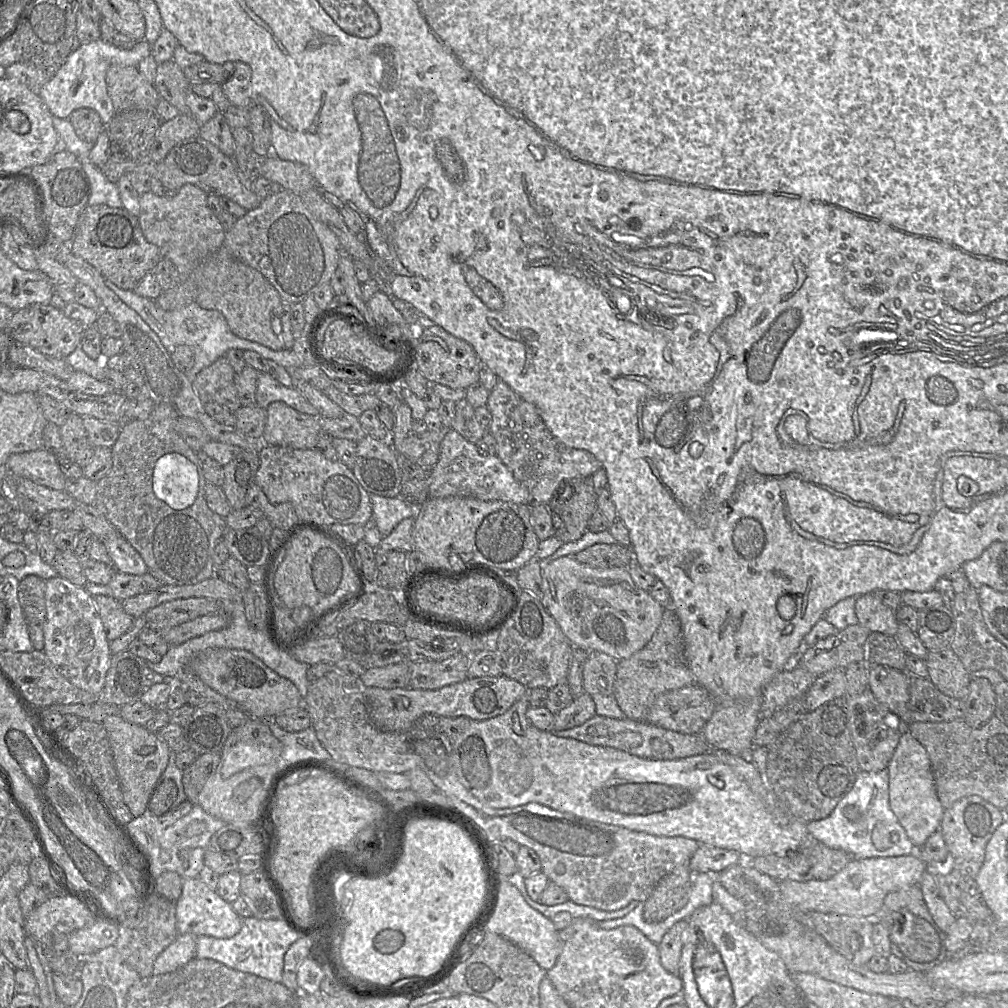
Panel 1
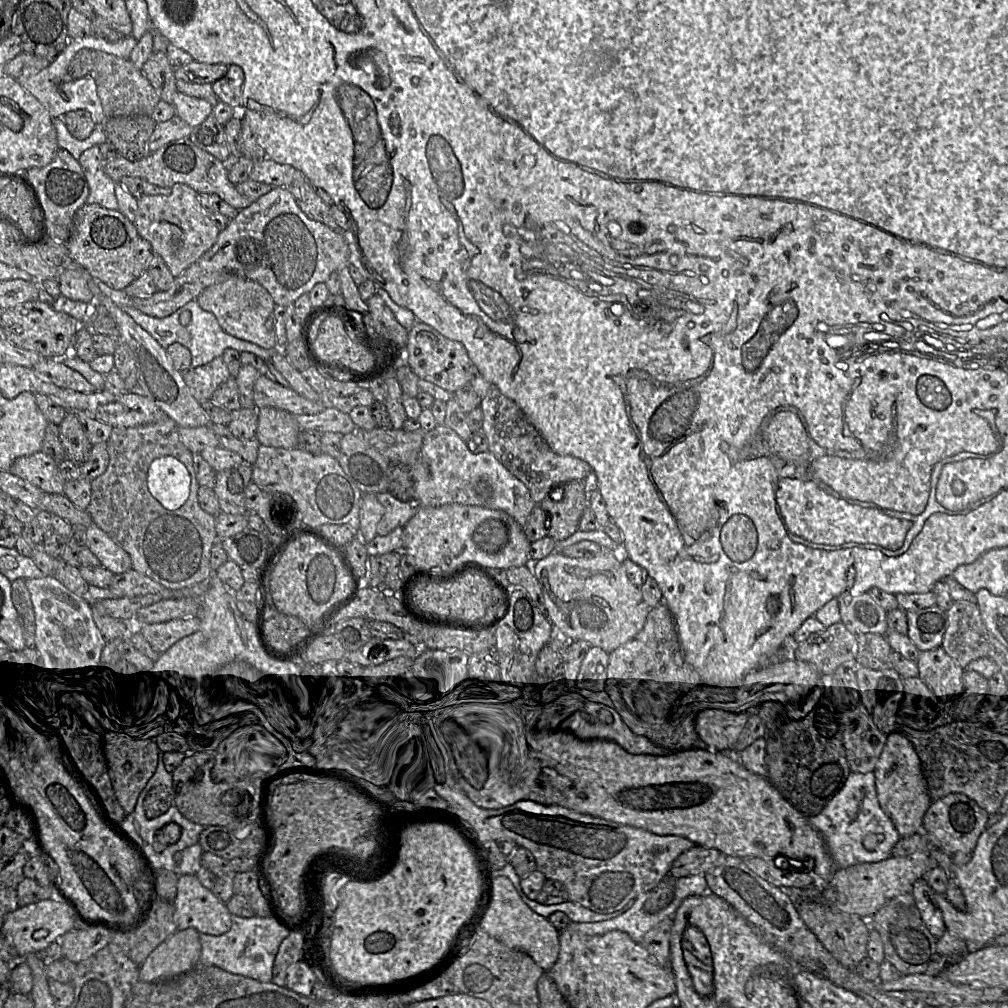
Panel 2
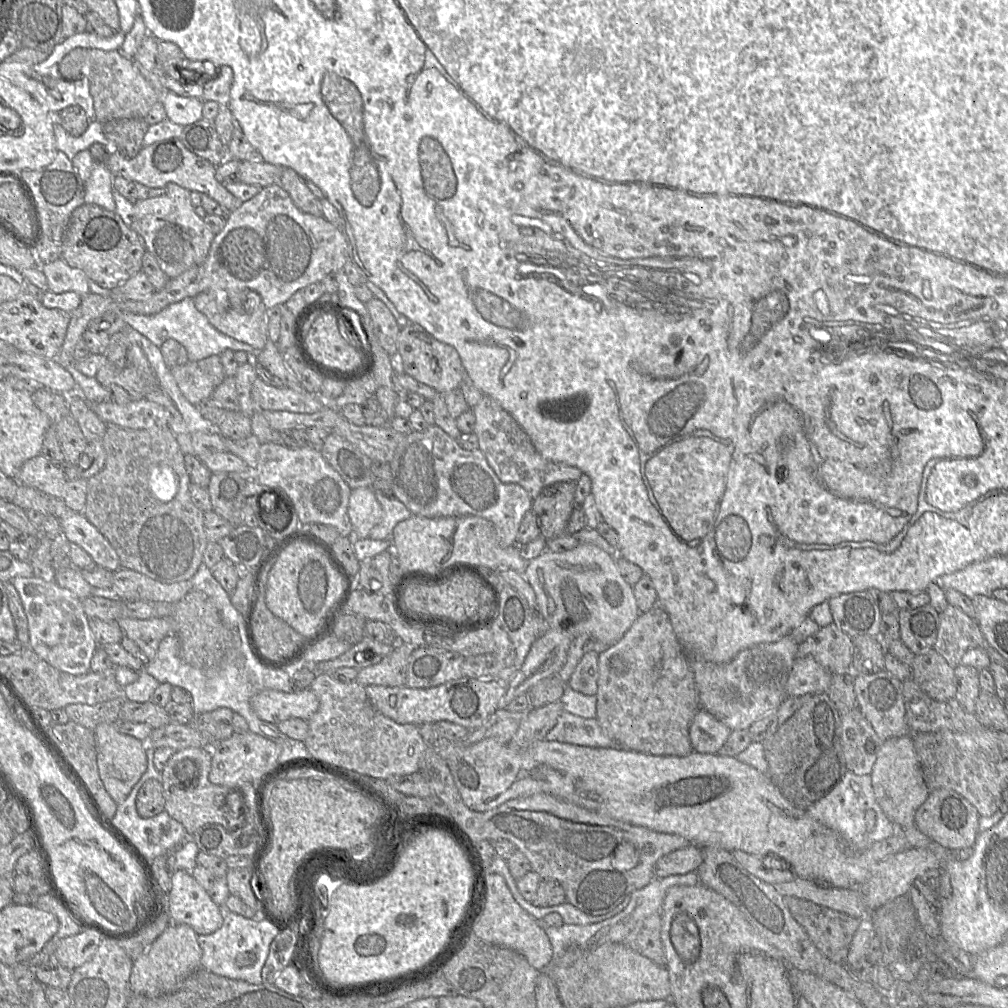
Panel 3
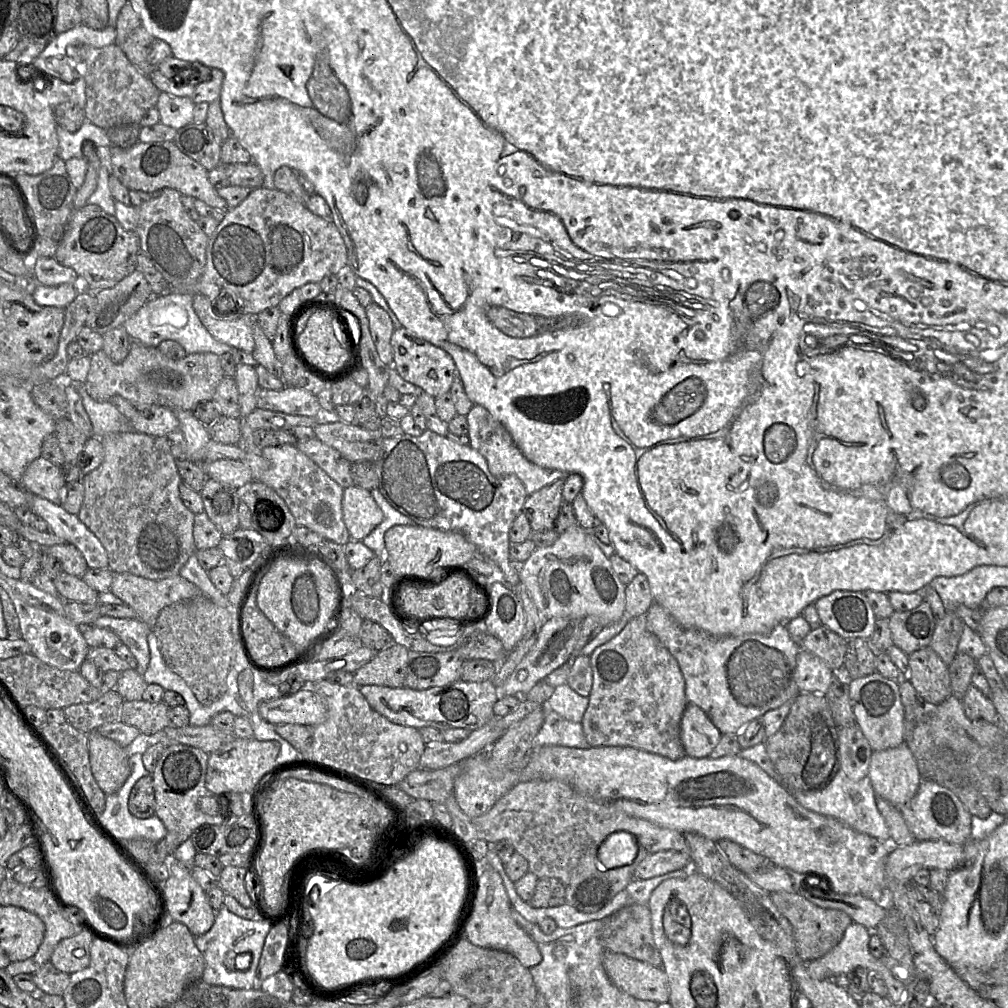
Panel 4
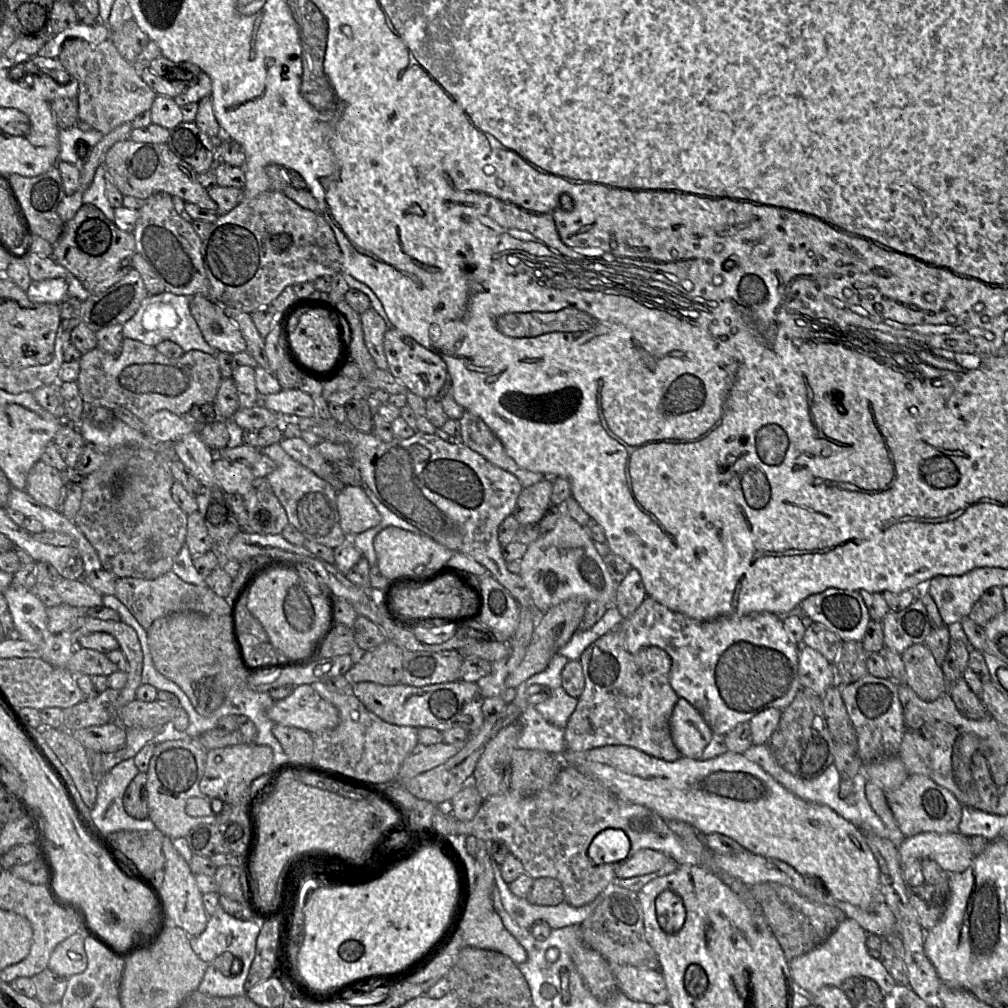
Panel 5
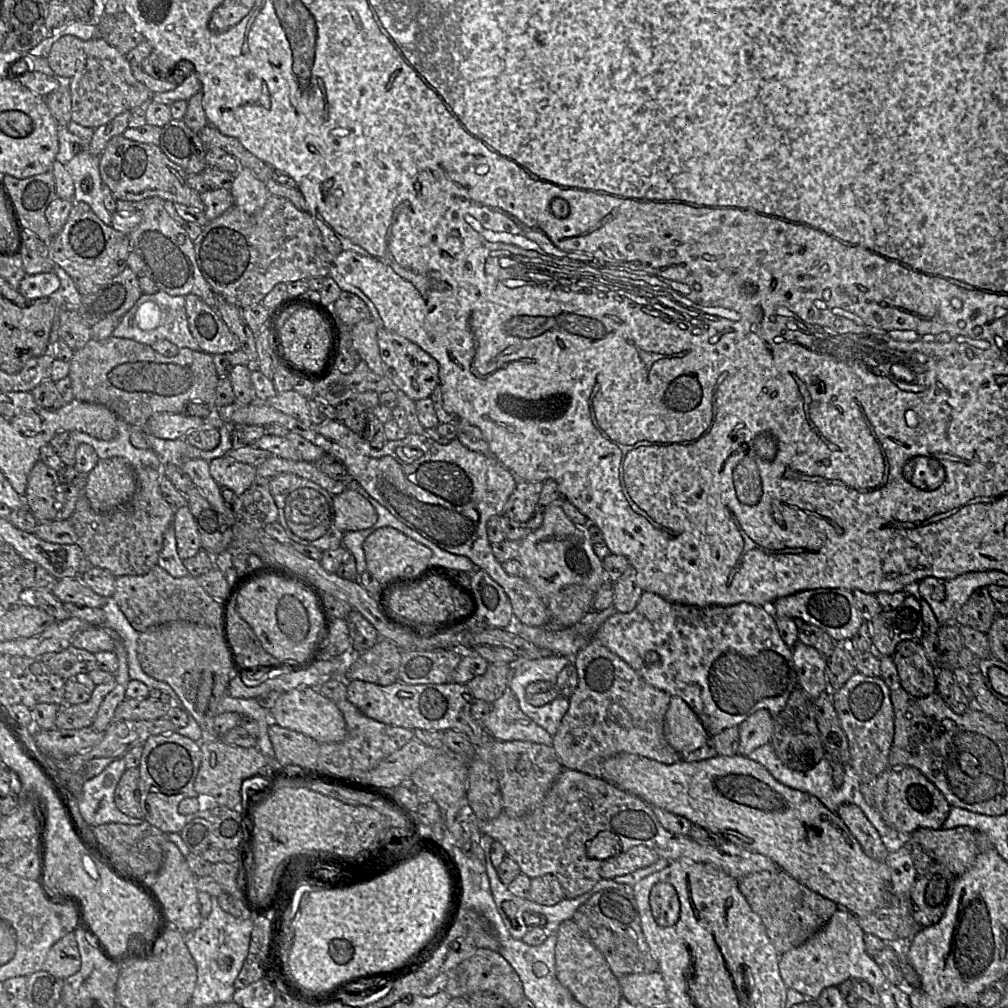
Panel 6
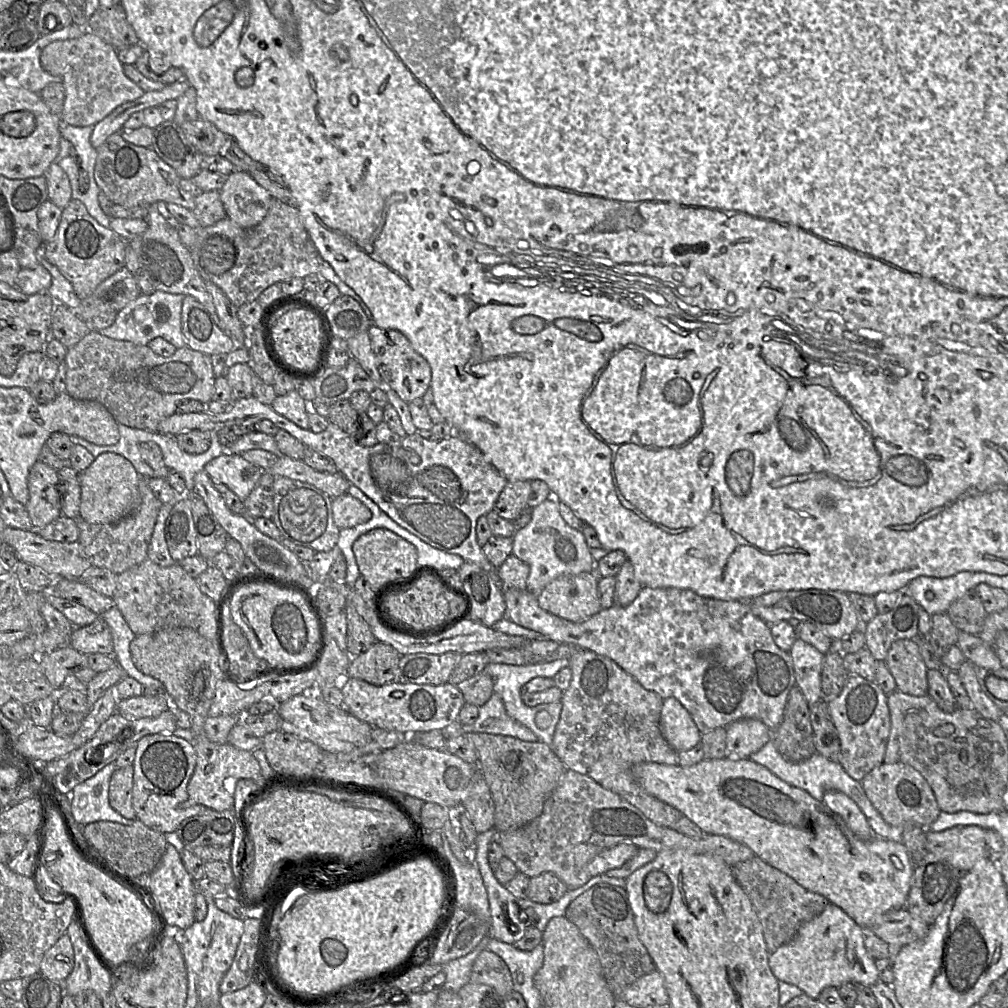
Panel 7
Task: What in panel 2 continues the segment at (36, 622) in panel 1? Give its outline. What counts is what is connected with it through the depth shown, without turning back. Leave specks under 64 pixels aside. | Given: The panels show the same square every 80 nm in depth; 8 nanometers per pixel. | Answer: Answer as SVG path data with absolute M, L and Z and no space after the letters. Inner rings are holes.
M26 579L12 581L11 599L20 617L25 647L36 649L35 614Z

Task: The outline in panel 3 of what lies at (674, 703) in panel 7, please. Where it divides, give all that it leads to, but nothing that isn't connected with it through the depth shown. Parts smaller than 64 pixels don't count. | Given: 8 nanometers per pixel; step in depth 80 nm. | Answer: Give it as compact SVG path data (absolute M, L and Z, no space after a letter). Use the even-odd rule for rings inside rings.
M704 709L694 715L689 738L694 752L716 754L731 734L731 730Z

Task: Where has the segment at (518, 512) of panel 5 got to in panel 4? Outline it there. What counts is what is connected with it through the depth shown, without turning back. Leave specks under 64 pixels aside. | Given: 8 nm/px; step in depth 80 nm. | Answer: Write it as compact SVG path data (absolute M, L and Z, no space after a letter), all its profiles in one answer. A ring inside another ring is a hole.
M556 480L527 497L522 513L529 520L533 531L548 531L554 528L563 504L563 485L564 480Z

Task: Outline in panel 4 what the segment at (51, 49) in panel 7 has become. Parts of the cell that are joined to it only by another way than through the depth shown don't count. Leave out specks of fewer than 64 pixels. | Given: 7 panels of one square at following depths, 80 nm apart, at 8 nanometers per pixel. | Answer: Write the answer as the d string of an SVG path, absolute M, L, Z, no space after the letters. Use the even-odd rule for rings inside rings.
M116 43L96 48L89 45L70 46L67 54L78 64L85 64L85 117L107 130L124 124L138 124L145 113L155 107L161 93L149 77L142 74Z

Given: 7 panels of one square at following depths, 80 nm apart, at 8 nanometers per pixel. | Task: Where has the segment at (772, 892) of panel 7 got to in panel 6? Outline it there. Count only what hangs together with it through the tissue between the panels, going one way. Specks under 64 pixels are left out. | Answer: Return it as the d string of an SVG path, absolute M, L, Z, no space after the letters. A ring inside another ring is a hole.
M783 870L761 871L738 880L738 887L751 909L760 916L766 933L781 956L811 938L838 909L838 905L810 890Z

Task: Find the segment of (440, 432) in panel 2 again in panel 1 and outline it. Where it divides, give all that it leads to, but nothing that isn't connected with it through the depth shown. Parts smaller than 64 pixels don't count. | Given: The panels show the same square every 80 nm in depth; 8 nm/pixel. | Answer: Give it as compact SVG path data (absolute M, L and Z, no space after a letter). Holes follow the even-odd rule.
M448 428L440 443L438 461L431 471L429 498L446 498L454 496L471 497L482 501L500 500L516 504L531 504L531 497L527 487L514 478L513 473L497 455L489 455L480 452L476 444L467 441L454 429Z

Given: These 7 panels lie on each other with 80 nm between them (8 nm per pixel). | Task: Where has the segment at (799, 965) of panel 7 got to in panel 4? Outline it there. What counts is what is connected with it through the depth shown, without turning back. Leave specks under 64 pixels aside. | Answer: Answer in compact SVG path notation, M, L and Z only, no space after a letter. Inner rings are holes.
M853 921L846 928L841 941L834 948L820 958L805 962L804 972L806 972L810 978L815 980L832 980L832 978L839 974L847 974L857 967L864 967L869 972L875 973L885 982L888 989L887 997L892 1003L898 1005L905 996L906 986L891 975L880 959L877 959L870 954L868 943L872 931L873 930L869 930L865 926Z

